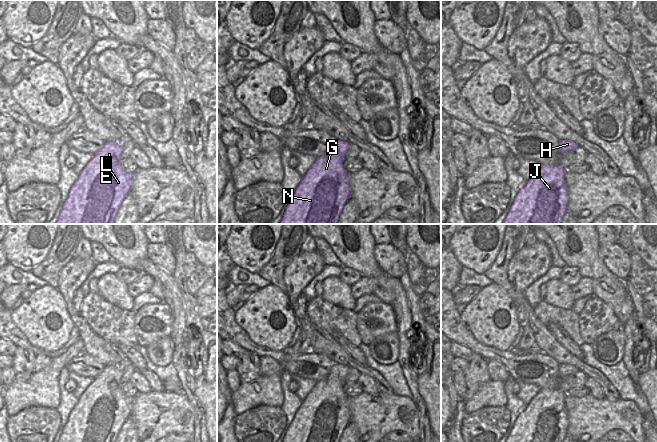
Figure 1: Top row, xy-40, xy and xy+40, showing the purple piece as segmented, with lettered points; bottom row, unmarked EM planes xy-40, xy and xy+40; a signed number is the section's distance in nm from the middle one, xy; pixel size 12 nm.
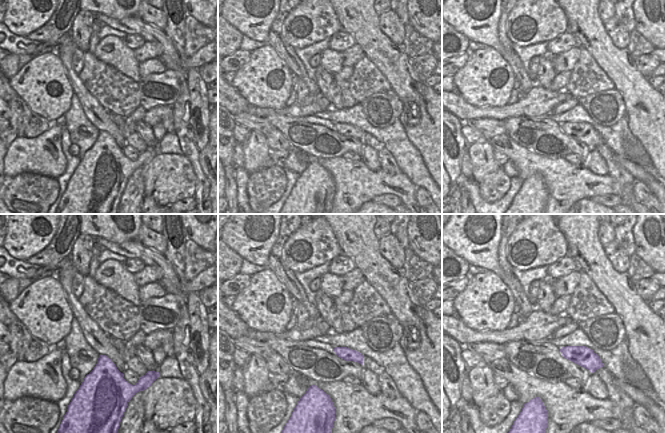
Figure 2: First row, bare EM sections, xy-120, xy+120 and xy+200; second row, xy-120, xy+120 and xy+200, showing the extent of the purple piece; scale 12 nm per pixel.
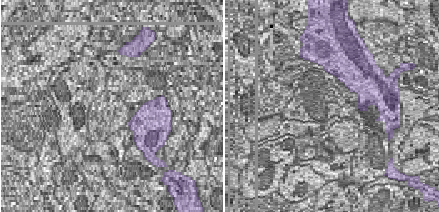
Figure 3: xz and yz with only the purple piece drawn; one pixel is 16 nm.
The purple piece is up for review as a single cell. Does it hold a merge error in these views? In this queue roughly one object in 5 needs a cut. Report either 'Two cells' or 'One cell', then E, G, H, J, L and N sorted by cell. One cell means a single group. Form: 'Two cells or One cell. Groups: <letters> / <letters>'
One cell. Groups: E G H J L N.

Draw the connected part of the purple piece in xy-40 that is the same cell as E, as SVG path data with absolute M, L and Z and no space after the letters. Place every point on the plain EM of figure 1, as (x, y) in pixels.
M114 365L104 367L70 412L58 442L115 442L134 403L134 398L124 395L120 388L122 376L123 370Z

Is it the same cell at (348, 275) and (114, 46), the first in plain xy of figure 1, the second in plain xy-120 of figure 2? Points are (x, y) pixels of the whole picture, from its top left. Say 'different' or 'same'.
different

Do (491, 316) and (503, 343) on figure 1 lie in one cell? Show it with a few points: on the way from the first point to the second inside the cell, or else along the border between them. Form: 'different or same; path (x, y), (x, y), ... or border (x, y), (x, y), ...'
same; path (494, 323), (501, 336)

